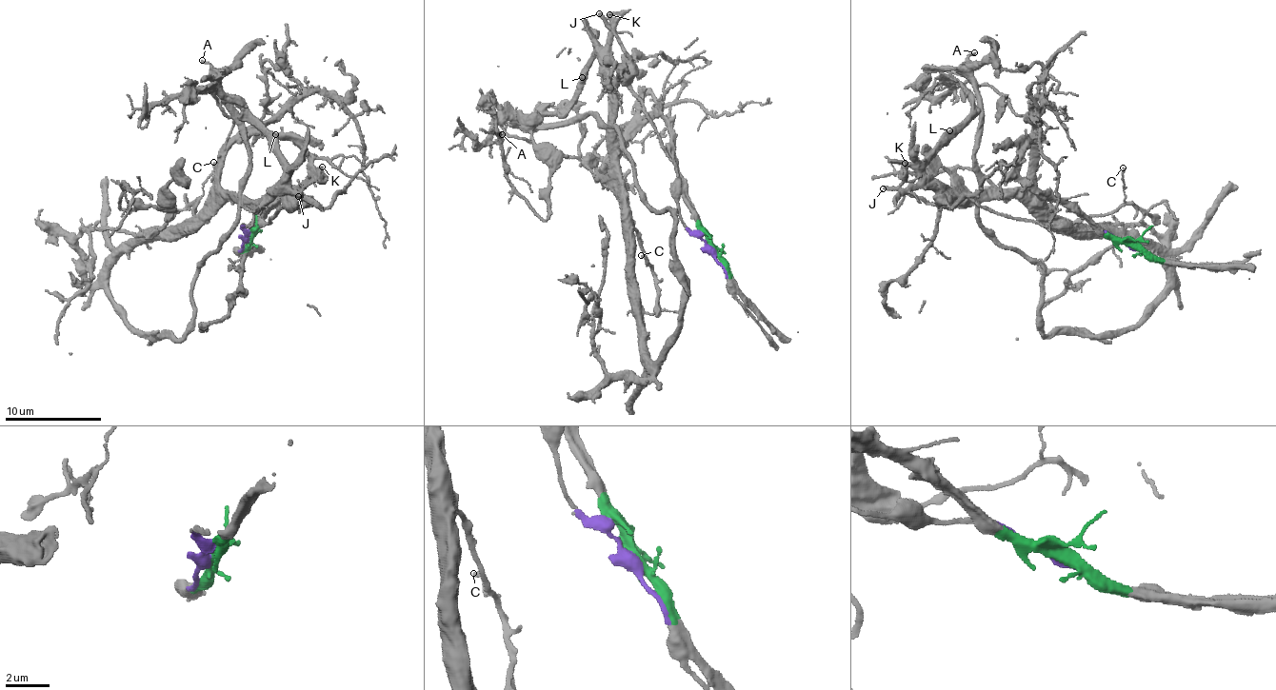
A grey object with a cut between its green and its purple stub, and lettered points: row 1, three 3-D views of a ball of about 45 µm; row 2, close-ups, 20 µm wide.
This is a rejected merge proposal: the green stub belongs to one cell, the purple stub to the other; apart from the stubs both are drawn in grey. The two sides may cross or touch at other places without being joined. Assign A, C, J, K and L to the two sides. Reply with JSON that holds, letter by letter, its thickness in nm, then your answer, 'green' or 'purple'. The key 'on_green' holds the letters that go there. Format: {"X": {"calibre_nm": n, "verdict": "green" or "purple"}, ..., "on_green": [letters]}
{"A": {"calibre_nm": 150, "verdict": "green"}, "C": {"calibre_nm": 110, "verdict": "green"}, "J": {"calibre_nm": 280, "verdict": "purple"}, "K": {"calibre_nm": 460, "verdict": "purple"}, "L": {"calibre_nm": 460, "verdict": "green"}, "on_green": ["A", "C", "L"]}

